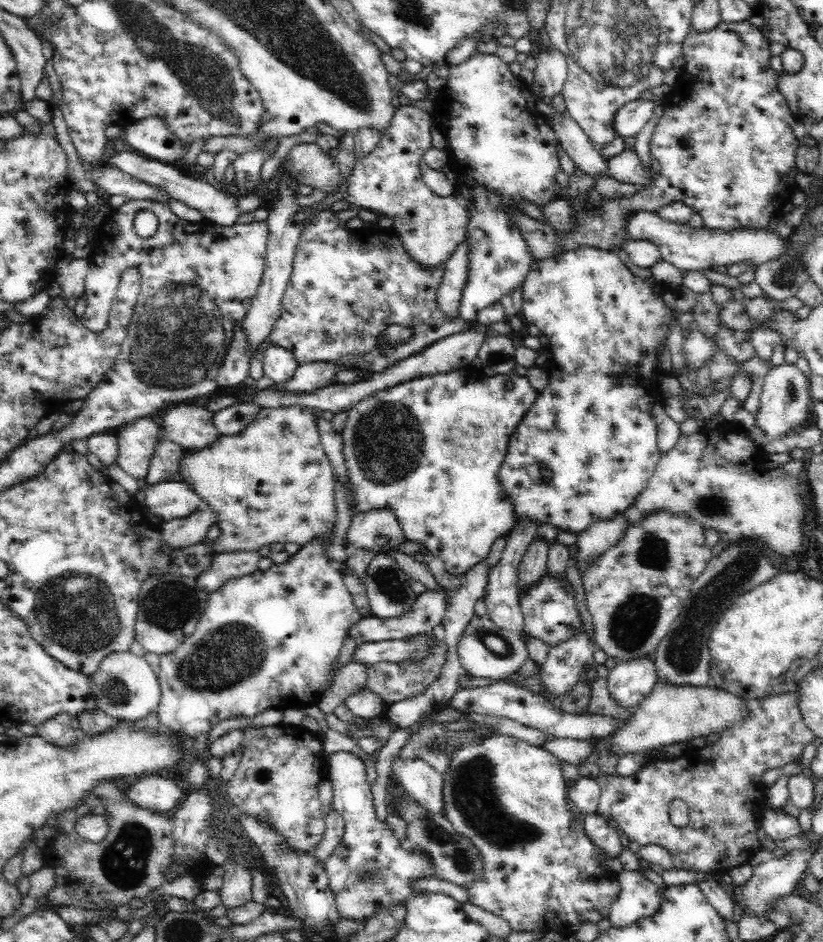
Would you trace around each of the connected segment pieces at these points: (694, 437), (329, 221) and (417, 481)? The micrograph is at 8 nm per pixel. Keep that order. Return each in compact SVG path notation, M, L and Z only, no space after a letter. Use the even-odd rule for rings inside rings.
M699 433L692 434L691 436L682 436L678 442L677 446L672 448L672 450L668 450L668 452L664 452L660 456L660 460L658 460L658 464L656 465L656 470L650 475L648 479L647 486L636 498L633 503L630 503L630 506L626 507L626 510L623 510L620 516L614 516L614 518L610 518L610 520L596 520L596 522L590 522L590 526L586 526L586 530L582 530L582 532L578 533L577 545L579 546L579 570L582 572L586 565L589 563L589 560L597 554L600 554L603 550L606 550L607 546L618 542L618 539L622 538L622 534L624 534L624 530L626 530L626 526L630 526L630 524L636 524L638 520L642 520L646 513L650 511L655 511L656 509L668 509L668 511L672 511L672 513L686 513L686 515L690 515L691 518L698 520L707 530L709 528L715 528L720 532L720 538L724 538L726 544L736 543L736 542L744 542L744 541L752 541L752 540L761 540L764 545L768 545L770 550L772 550L773 554L781 554L779 556L792 556L792 554L800 554L802 552L802 542L803 531L802 526L804 525L804 500L800 498L800 496L796 493L796 478L786 477L780 478L780 472L778 470L762 470L762 468L754 468L754 460L750 460L750 466L734 466L734 464L738 464L738 460L734 460L734 462L730 462L730 460L726 460L726 458L722 458L720 456L720 452L718 452L718 448L707 448L706 445L698 439L700 436Z
M324 209L303 222L291 273L288 277L278 318L267 336L270 344L289 350L297 360L297 366L313 362L340 361L346 369L368 369L370 375L378 372L398 359L421 351L433 342L451 334L474 330L477 323L466 321L459 314L448 317L437 303L437 288L445 264L434 270L425 270L416 264L402 248L393 230L385 228L350 230L342 225L338 216ZM398 324L412 329L412 334L401 343L390 343L384 332Z
M461 369L452 370L448 374L430 376L430 378L414 378L412 381L404 382L395 388L362 400L347 412L346 426L341 433L342 453L344 454L344 465L346 465L347 497L351 510L355 511L356 515L370 512L370 510L378 510L378 508L389 510L398 519L398 525L402 529L405 540L418 542L422 547L427 548L428 554L442 560L445 570L450 574L464 576L464 573L477 562L487 558L492 542L500 536L506 536L519 518L519 514L514 512L514 503L510 493L500 483L498 472L500 472L509 450L510 439L513 438L514 432L526 414L529 414L530 408L534 405L539 394L540 392L532 387L526 376L513 375L512 371L503 375L490 374L487 370L482 369L479 374L472 375L469 371Z

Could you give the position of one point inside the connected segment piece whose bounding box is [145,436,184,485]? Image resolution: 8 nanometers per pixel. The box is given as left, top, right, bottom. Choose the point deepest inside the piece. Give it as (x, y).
(166, 457)

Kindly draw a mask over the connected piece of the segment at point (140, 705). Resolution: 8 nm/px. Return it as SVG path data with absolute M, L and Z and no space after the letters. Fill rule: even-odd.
M129 650L107 654L98 664L98 670L87 677L95 706L109 717L118 721L138 721L157 710L161 697L159 680L143 656Z

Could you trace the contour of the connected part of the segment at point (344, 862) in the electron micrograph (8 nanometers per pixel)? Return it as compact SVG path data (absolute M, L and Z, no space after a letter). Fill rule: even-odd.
M337 751L326 755L325 762L326 768L328 768L325 775L333 786L332 806L340 813L343 820L342 836L324 866L340 918L367 923L370 918L389 909L394 911L398 907L398 909L408 910L409 903L417 894L420 894L417 893L416 888L413 888L416 886L414 882L424 878L438 879L434 871L434 864L426 857L424 851L412 848L404 849L400 839L396 837L394 829L387 824L387 821L378 819L376 809L374 809L371 786L366 779L366 765L360 756L350 751Z

